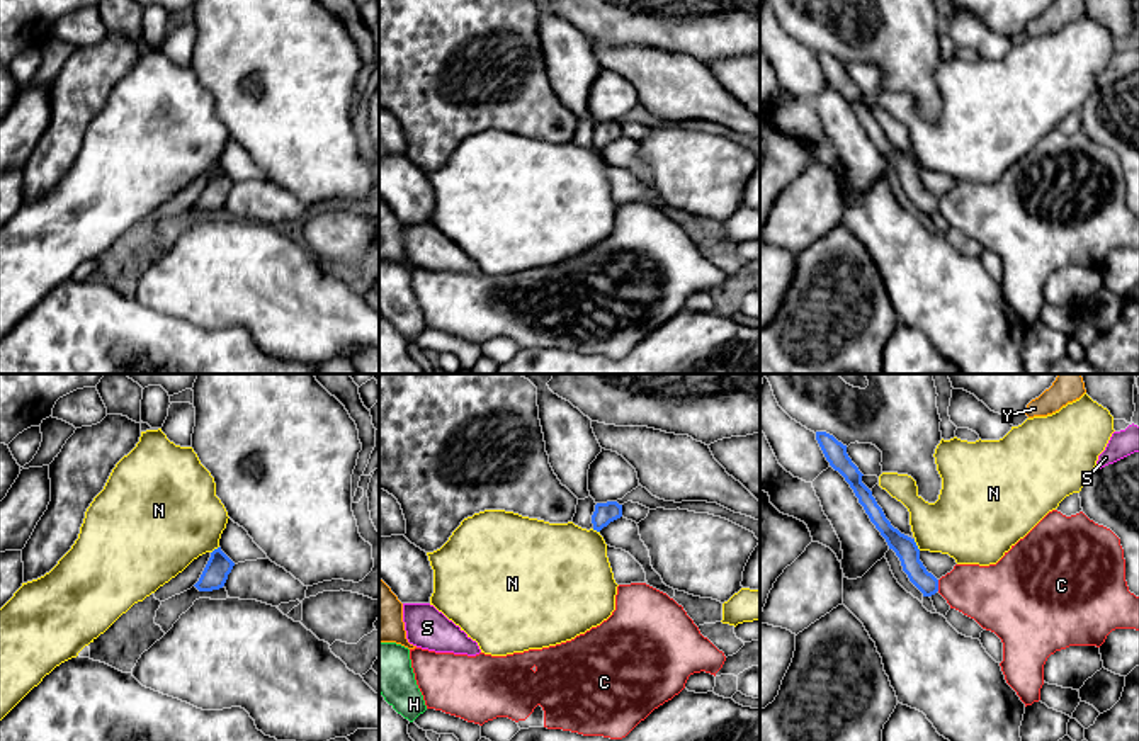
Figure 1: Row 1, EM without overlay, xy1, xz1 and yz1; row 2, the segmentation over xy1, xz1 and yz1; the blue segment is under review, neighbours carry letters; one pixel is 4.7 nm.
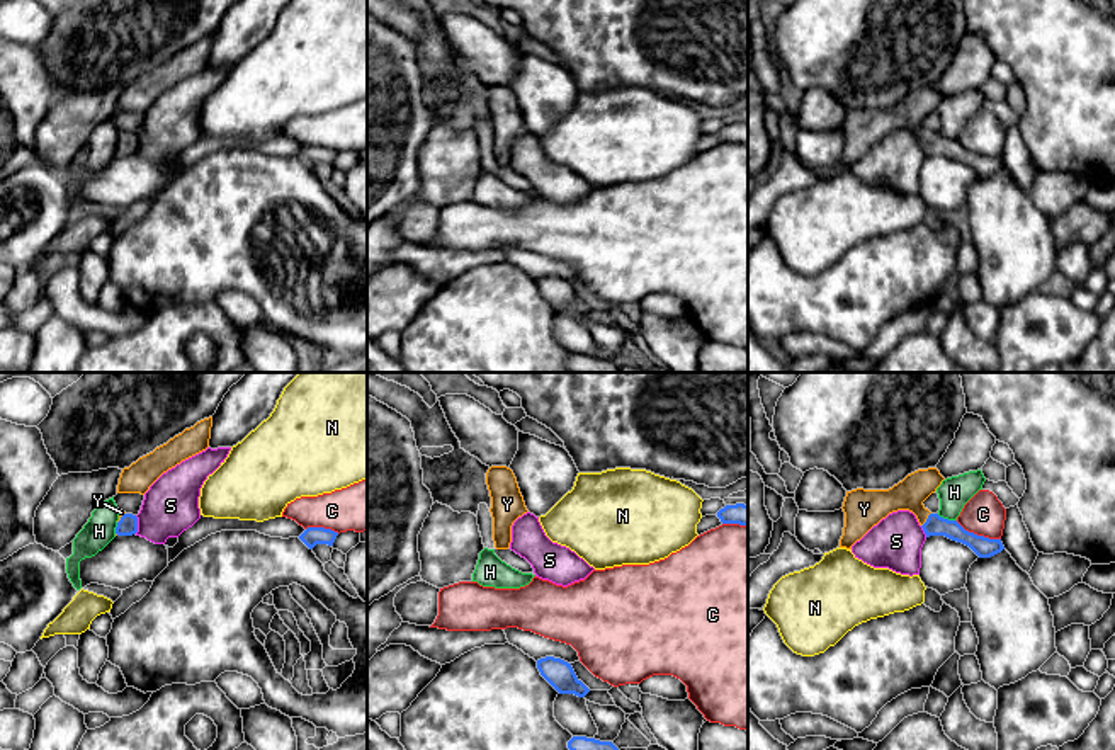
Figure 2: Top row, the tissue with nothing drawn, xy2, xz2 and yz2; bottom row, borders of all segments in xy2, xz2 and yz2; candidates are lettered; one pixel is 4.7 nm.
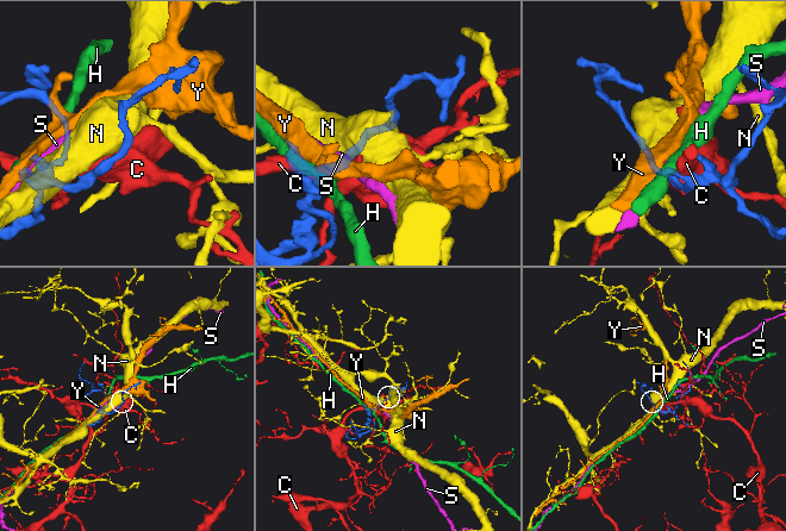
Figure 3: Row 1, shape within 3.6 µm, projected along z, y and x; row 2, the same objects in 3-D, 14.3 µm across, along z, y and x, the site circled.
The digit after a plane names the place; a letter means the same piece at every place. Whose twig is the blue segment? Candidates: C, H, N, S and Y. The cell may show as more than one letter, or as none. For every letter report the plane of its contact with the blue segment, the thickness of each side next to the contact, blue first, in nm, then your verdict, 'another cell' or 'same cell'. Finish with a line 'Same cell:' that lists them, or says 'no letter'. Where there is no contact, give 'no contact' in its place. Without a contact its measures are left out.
C: meets blue in yz2; 100 nm thick on the blue side, 190 nm on the other; another cell
H: meets blue in yz2; 100 nm thick on the blue side, 150 nm on the other; another cell
N: meets blue in yz1; 110 nm thick on the blue side, 320 nm on the other; another cell
S: meets blue in xy2; 90 nm thick on the blue side, 260 nm on the other; another cell
Y: meets blue in yz2; 100 nm thick on the blue side, 150 nm on the other; same cell
Same cell: Y

